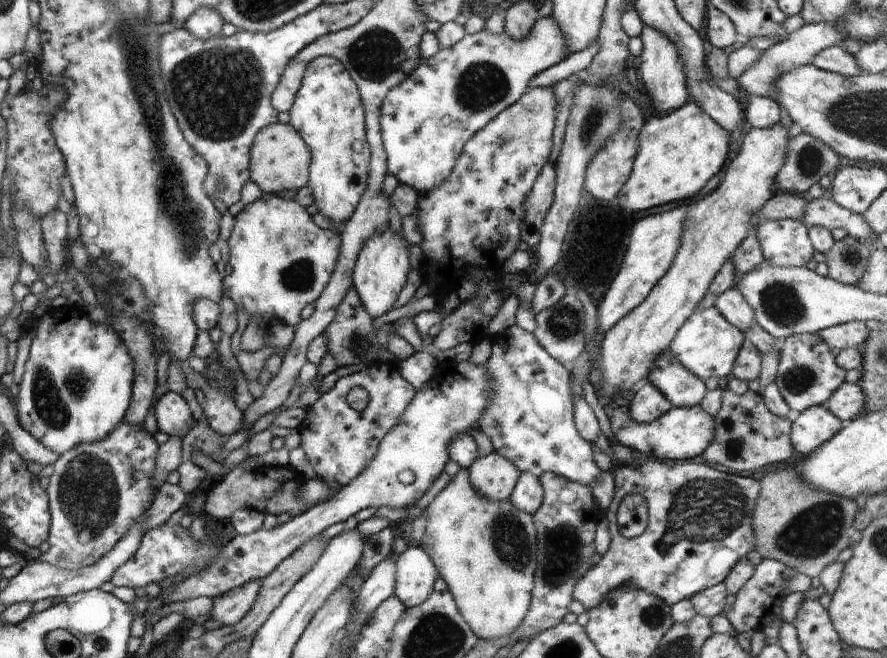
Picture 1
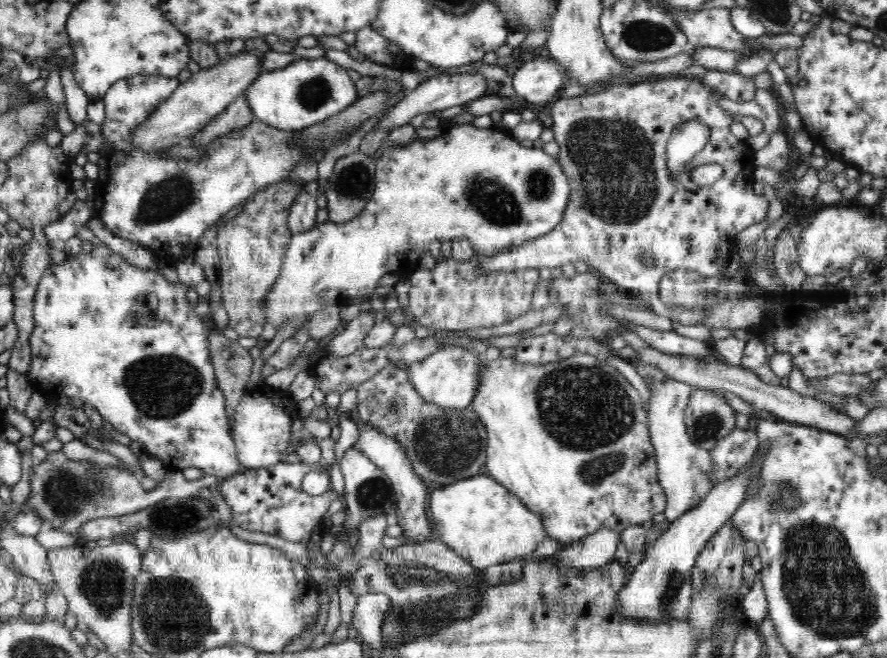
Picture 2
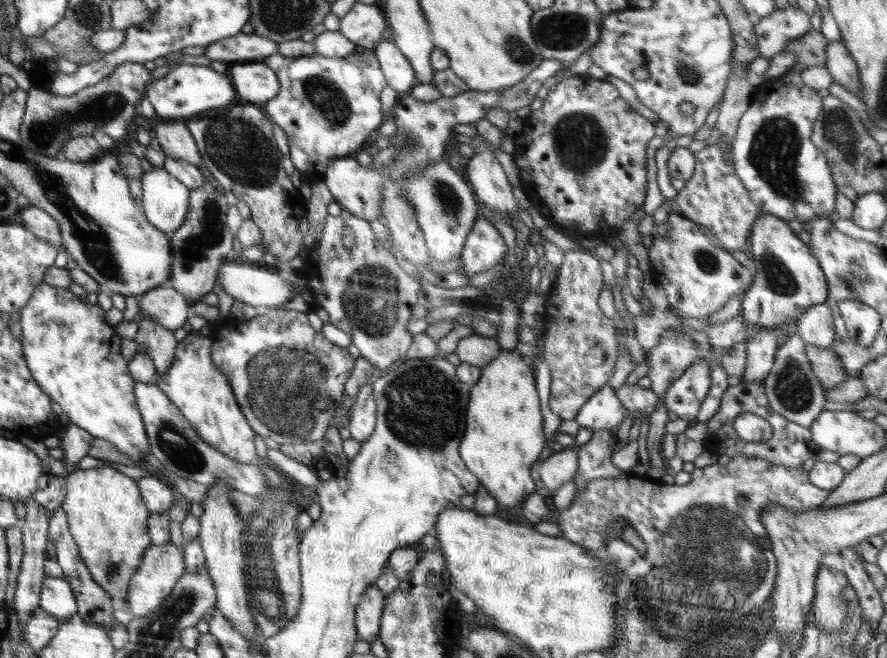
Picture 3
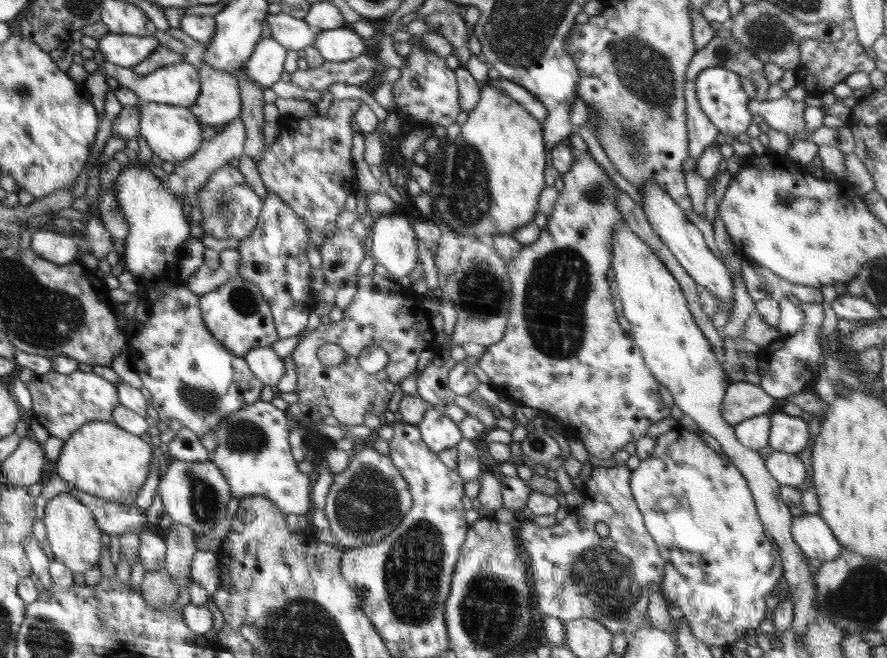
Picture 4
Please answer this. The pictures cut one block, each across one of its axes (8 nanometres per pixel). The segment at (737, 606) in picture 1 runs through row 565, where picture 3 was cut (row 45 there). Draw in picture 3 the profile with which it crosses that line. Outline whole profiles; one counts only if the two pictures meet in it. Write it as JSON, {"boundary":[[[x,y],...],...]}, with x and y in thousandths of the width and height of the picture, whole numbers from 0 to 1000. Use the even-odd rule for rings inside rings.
{"boundary":[[[901,9],[876,12],[851,30],[852,73],[858,87],[870,90],[884,76],[884,68],[897,62],[913,44],[913,23]]]}

